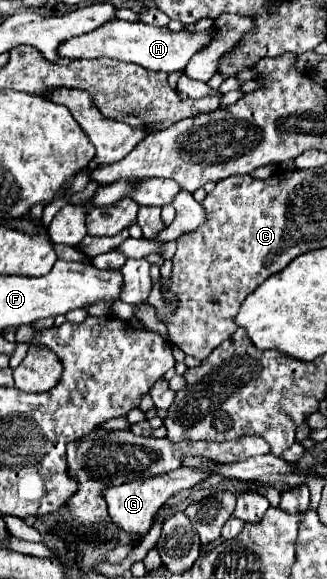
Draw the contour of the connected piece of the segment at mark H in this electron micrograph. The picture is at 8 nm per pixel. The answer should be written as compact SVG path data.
M111 20L89 34L75 36L75 38L67 40L65 44L61 44L59 56L63 56L63 58L65 56L67 58L115 58L121 62L139 64L147 70L171 74L175 70L183 70L187 66L187 62L191 60L191 56L195 52L201 52L203 48L207 48L207 44L211 44L211 40L215 40L215 26L211 26L209 30L203 30L203 32L187 32L187 30L171 32L169 28L149 26L143 22Z

